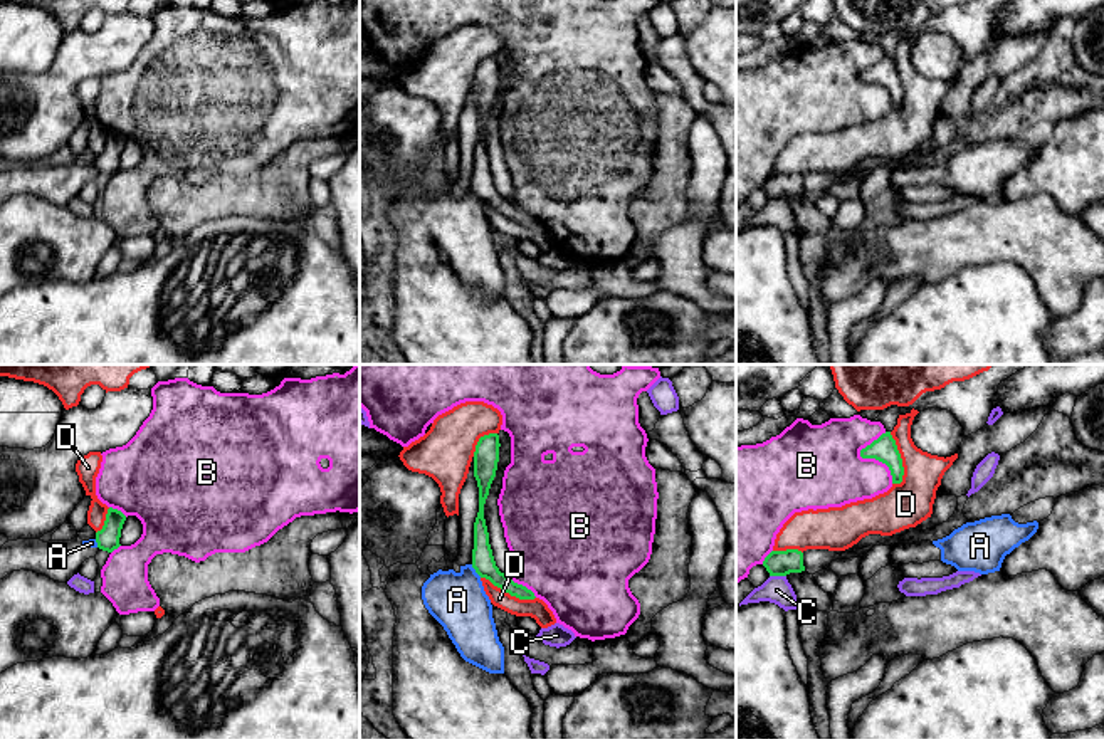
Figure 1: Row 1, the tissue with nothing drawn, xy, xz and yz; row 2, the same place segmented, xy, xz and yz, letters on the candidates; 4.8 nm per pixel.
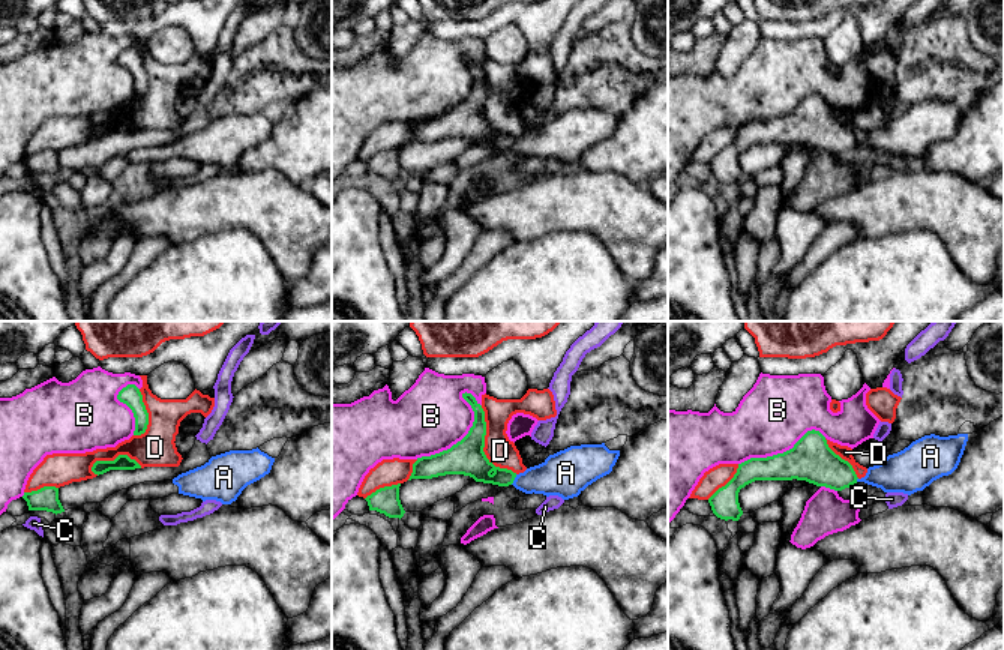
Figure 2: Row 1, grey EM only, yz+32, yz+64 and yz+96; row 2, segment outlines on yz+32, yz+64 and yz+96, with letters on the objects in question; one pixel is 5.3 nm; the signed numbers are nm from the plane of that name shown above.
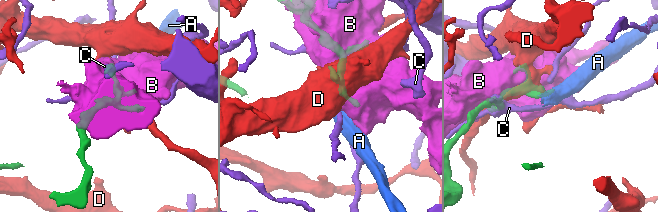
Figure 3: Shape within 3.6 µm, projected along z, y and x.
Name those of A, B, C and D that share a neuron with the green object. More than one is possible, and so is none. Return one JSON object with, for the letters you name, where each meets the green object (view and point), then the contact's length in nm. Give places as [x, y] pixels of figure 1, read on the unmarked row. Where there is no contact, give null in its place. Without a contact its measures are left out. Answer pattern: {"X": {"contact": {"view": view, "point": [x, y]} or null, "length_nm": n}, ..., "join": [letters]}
{"join": []}

